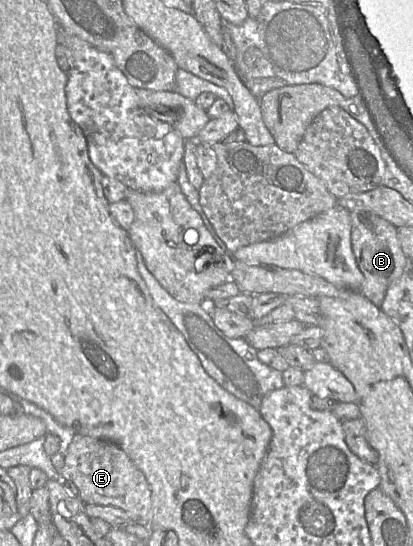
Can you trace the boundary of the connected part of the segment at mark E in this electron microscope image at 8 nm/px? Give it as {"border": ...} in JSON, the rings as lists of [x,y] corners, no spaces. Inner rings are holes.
{"border":[[[75,434],[65,453],[65,463],[59,473],[62,481],[72,481],[85,504],[111,505],[126,511],[134,523],[148,526],[152,515],[150,486],[142,471],[115,443]]]}

